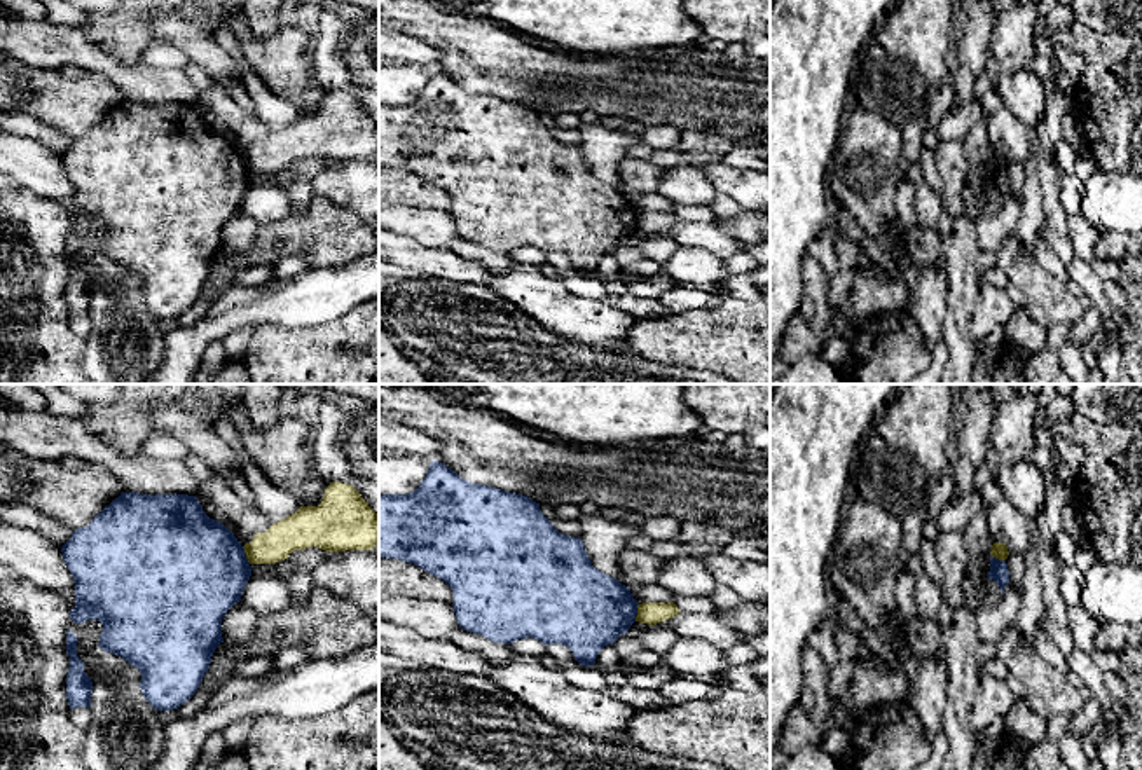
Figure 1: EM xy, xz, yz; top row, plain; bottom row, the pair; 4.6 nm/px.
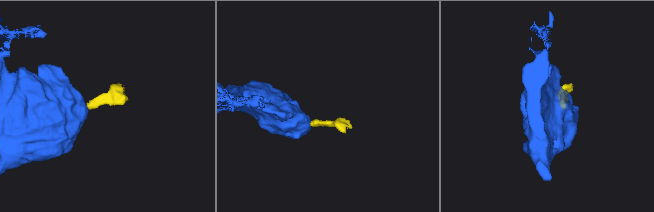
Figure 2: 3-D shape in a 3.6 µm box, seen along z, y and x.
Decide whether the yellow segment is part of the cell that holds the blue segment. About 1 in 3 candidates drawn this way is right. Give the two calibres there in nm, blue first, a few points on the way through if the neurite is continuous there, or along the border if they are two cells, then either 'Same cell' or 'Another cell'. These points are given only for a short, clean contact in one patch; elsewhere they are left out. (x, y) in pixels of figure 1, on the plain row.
Thickness 500 nm (blue) against 160 nm. Boundary: xy (241, 156), (250, 171). Another cell

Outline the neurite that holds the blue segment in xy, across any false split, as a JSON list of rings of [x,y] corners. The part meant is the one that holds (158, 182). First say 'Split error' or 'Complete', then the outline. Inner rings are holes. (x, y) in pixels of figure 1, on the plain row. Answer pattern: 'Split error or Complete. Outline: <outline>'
Complete. Outline: [[[120,101],[89,134],[75,138],[61,161],[75,189],[70,229],[98,229],[103,234],[98,257],[122,265],[141,281],[140,297],[152,316],[171,320],[185,313],[197,300],[217,255],[224,251],[222,227],[241,210],[251,185],[234,141],[210,127],[196,105]]]

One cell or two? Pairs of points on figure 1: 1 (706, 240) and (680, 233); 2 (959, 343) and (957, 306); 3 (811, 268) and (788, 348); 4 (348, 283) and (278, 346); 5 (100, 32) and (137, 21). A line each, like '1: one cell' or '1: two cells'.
1: one cell
2: one cell
3: one cell
4: two cells
5: one cell

